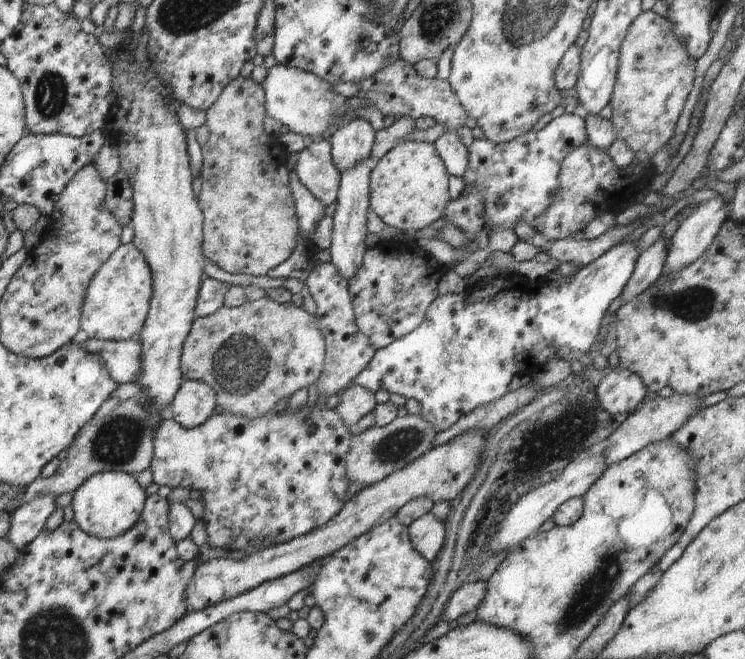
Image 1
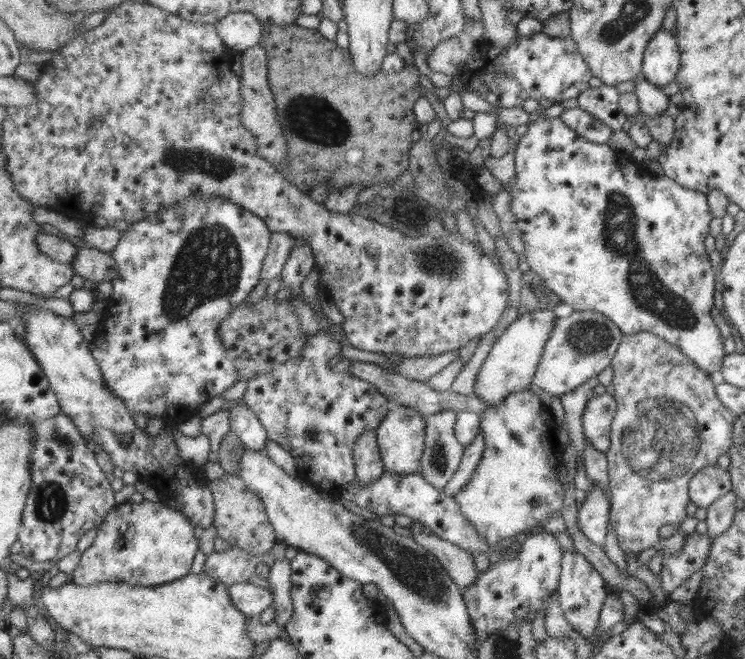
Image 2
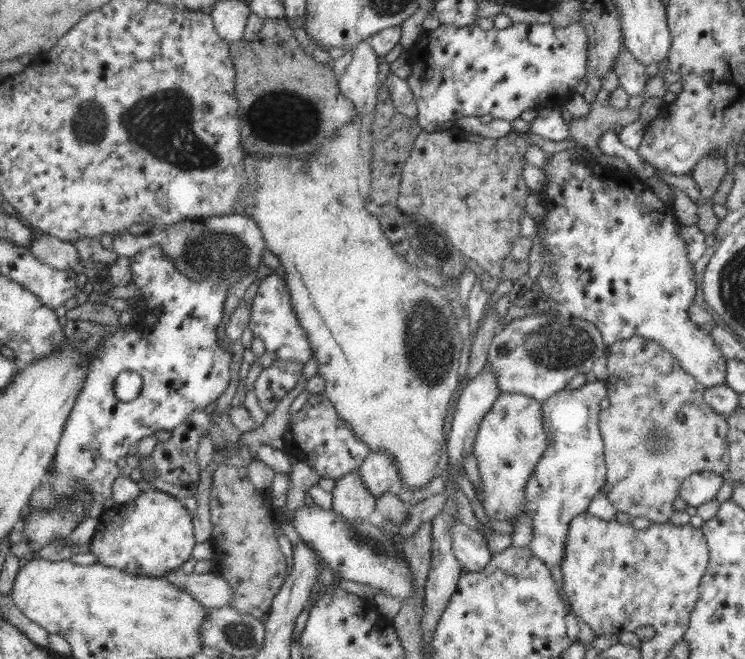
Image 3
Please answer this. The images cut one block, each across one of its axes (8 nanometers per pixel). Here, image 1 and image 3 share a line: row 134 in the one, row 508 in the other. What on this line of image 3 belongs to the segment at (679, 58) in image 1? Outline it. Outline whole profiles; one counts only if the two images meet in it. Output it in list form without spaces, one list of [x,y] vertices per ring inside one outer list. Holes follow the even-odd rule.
[[[633,336],[629,339],[619,340],[611,344],[606,350],[608,378],[604,384],[607,388],[607,396],[610,399],[610,406],[606,410],[601,410],[599,414],[599,429],[602,433],[602,441],[604,444],[604,459],[607,468],[606,484],[603,490],[608,500],[613,504],[617,512],[627,514],[630,520],[637,517],[645,517],[652,524],[670,523],[670,518],[675,512],[672,503],[675,498],[679,497],[679,490],[684,479],[695,472],[715,472],[716,474],[726,473],[729,469],[729,455],[727,444],[727,418],[722,417],[719,413],[708,407],[704,402],[704,390],[706,388],[699,384],[690,374],[688,374],[679,363],[679,360],[667,351],[661,344],[656,341],[645,339],[642,336]]]

